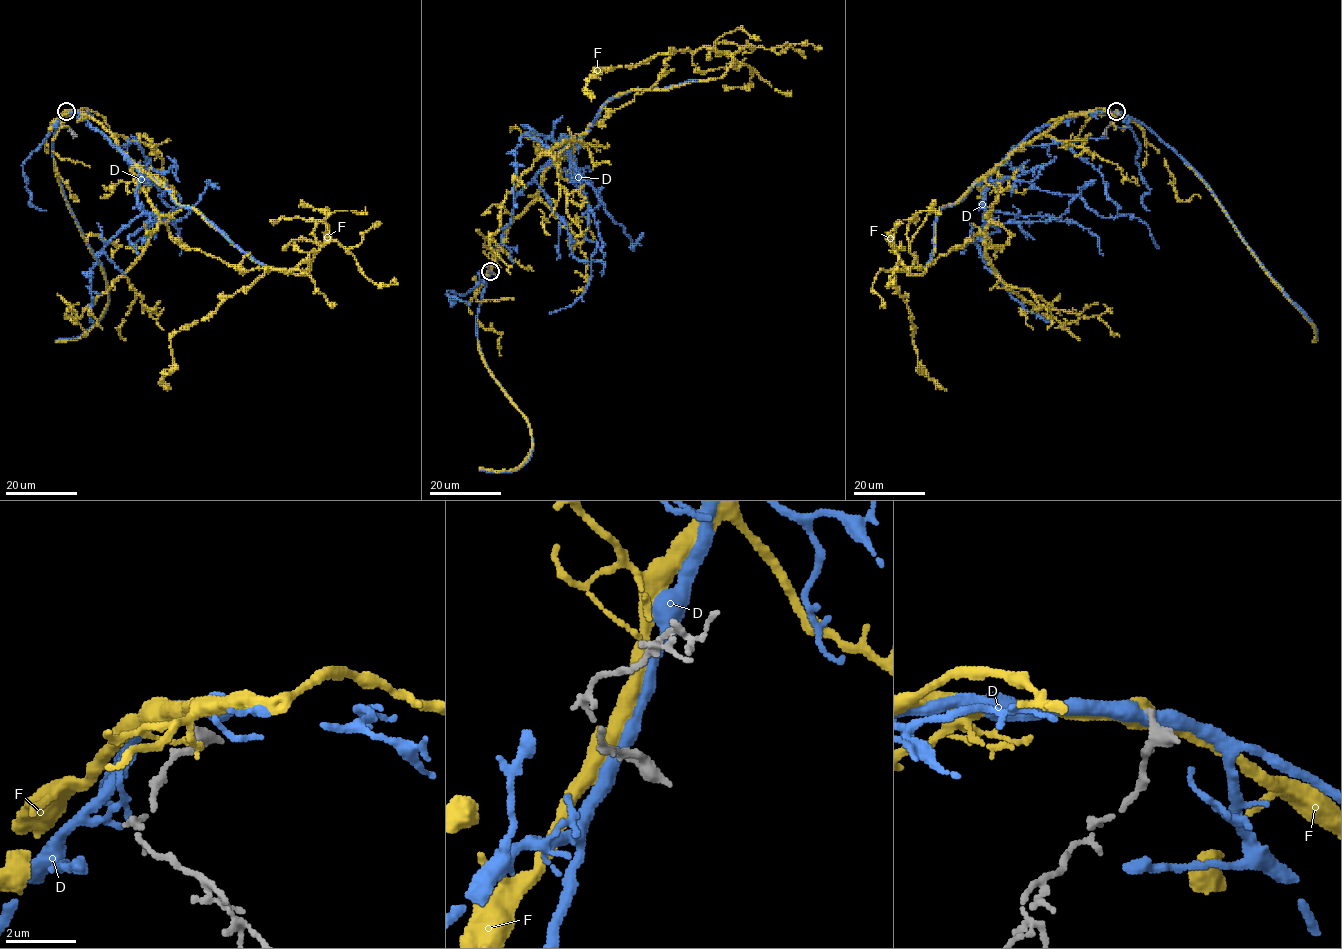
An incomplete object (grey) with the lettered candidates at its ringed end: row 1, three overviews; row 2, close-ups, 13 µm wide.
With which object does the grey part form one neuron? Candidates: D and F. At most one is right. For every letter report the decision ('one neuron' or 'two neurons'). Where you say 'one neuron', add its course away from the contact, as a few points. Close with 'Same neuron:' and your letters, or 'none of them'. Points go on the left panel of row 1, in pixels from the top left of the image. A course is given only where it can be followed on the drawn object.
D: two neurons
F: one neuron; course (66, 112), (93, 117), (255, 260), (301, 274), (306, 262), (266, 269), (182, 326), (170, 339), (167, 390)
Same neuron: F

